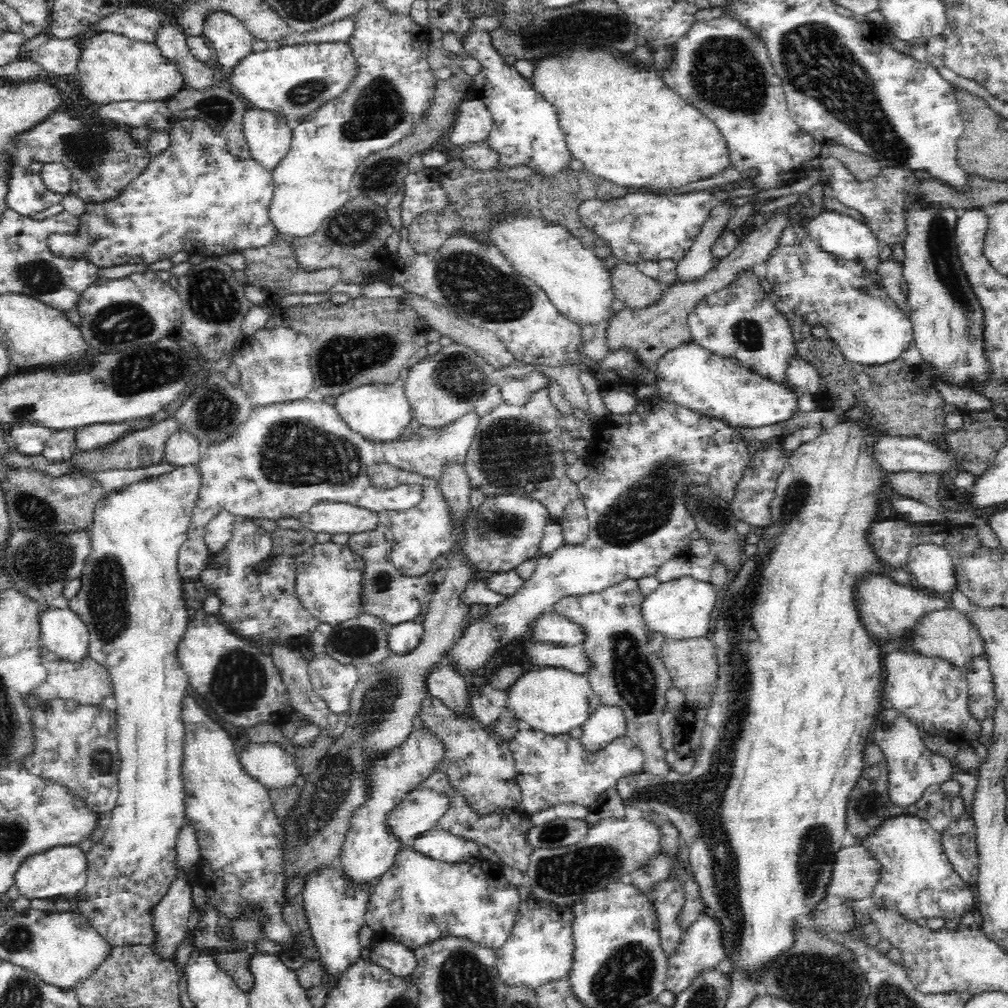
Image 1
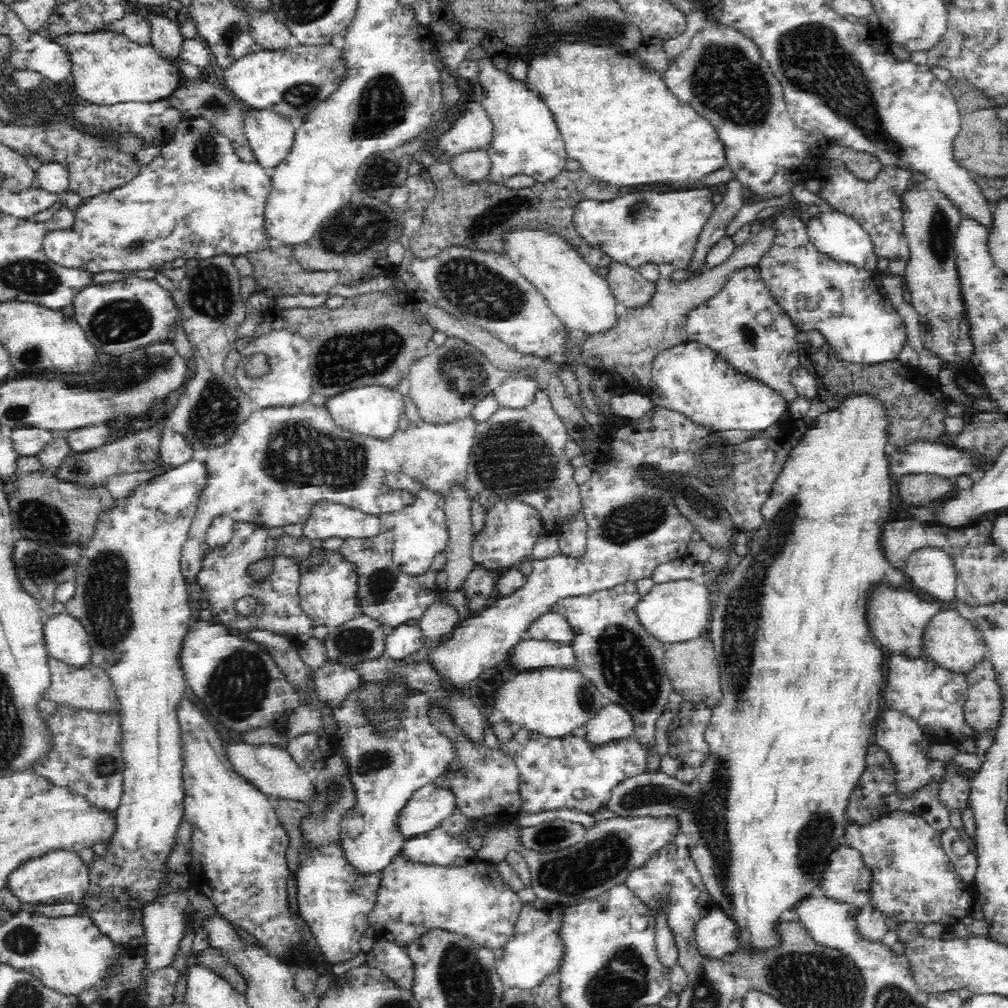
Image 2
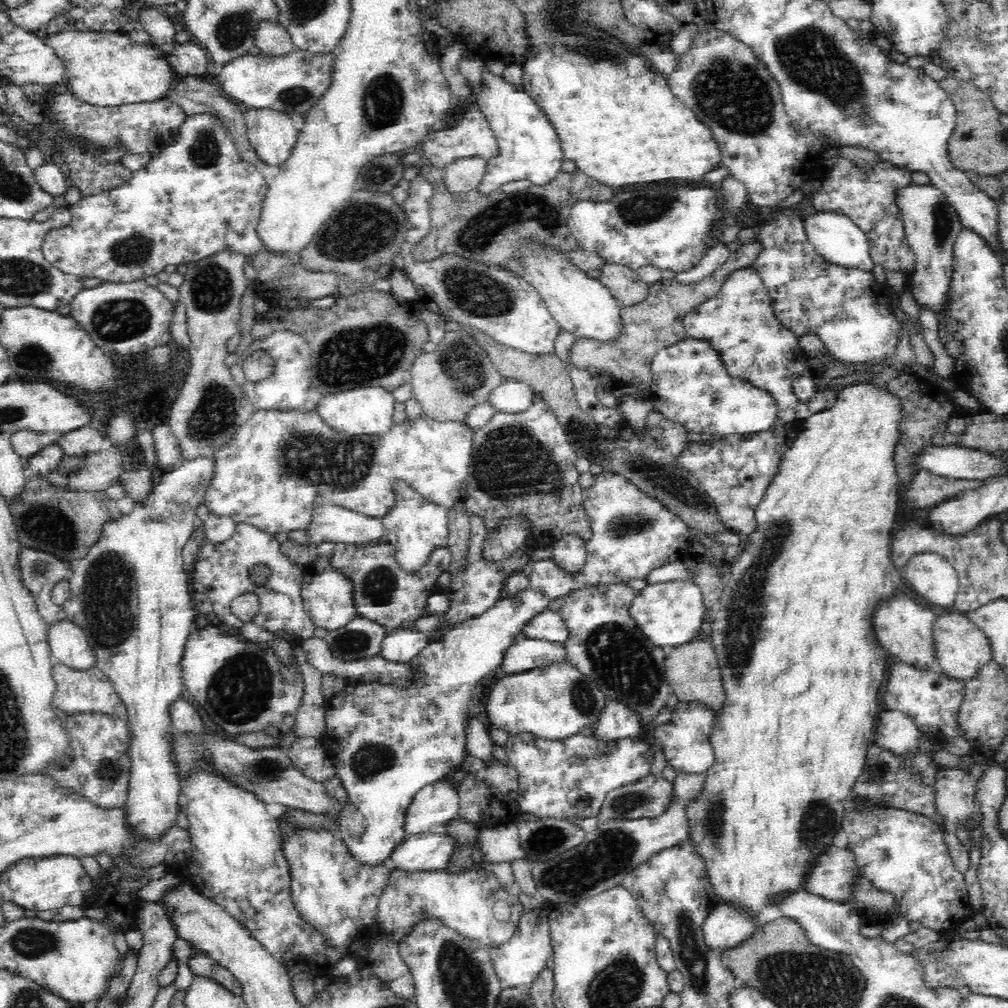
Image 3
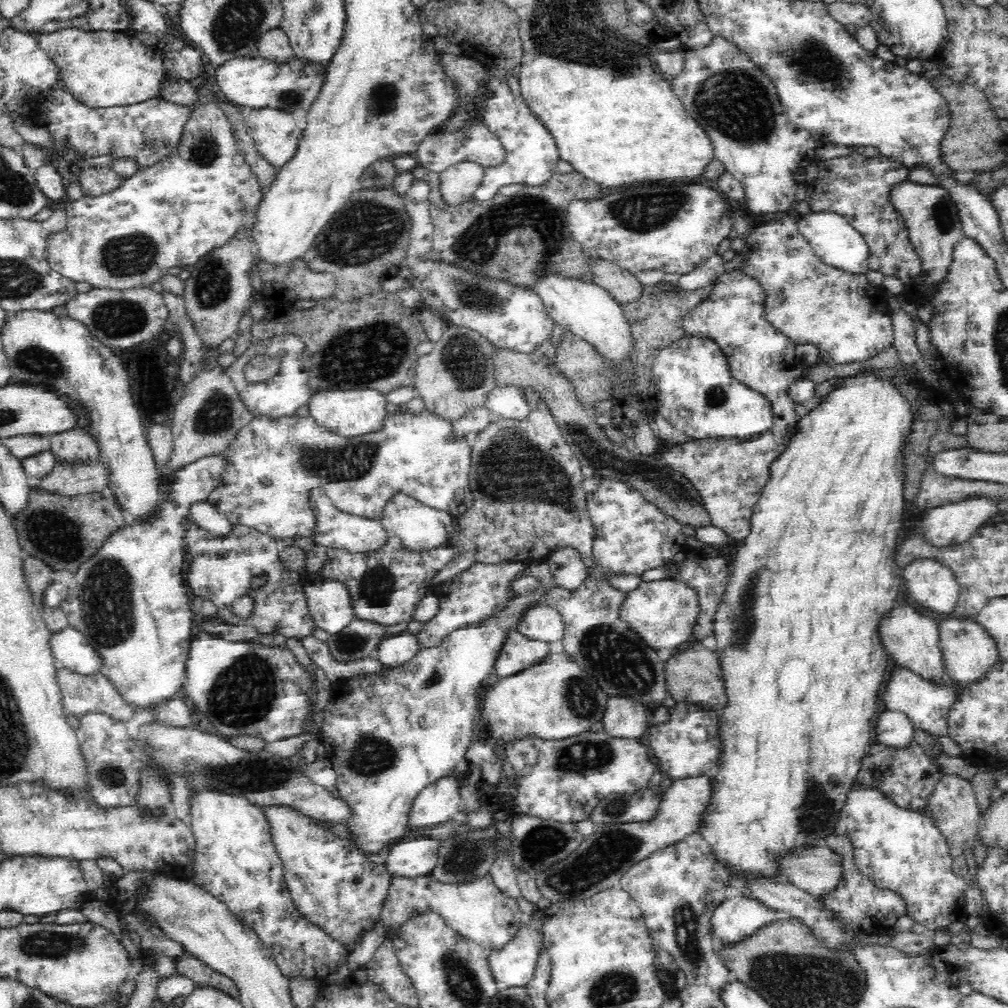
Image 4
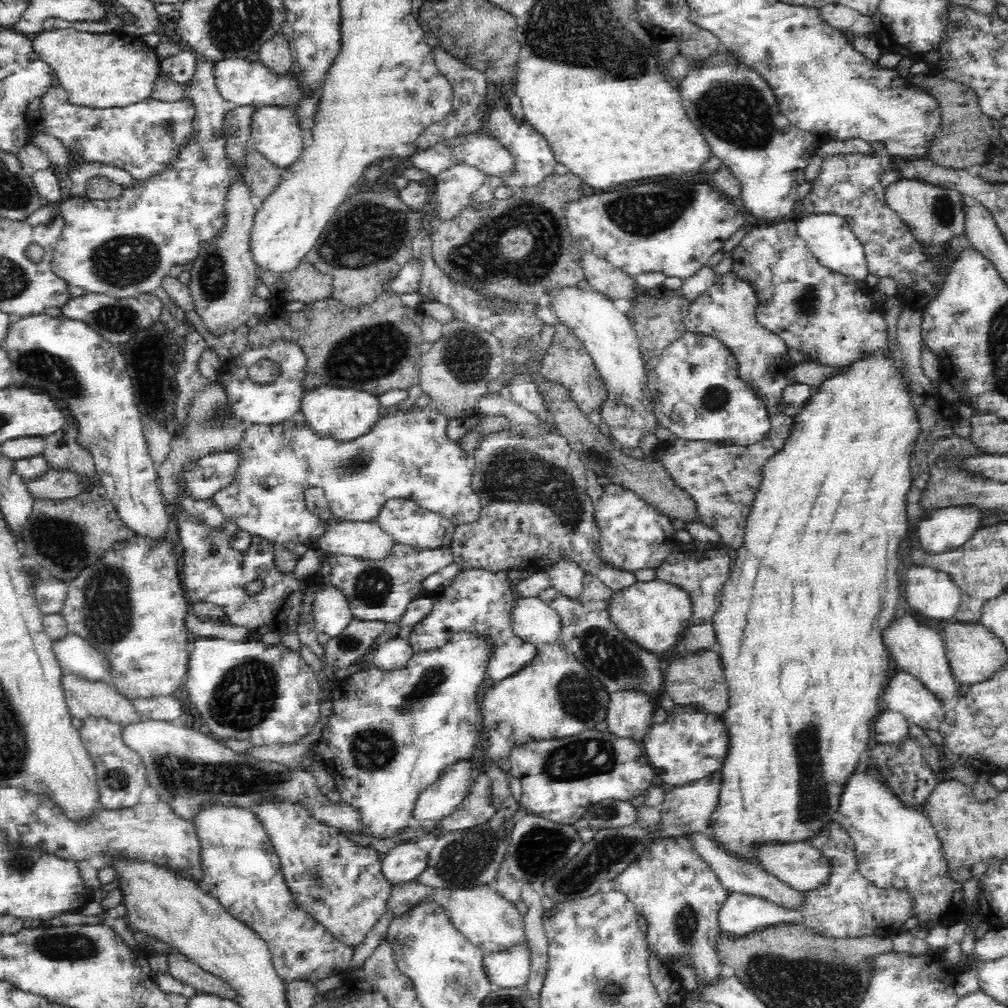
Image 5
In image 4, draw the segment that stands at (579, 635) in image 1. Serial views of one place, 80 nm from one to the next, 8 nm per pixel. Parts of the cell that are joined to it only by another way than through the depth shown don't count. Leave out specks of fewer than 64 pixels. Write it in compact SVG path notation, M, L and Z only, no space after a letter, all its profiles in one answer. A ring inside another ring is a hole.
M544 603L530 608L518 624L518 632L526 638L542 642L560 642L565 634L561 614Z

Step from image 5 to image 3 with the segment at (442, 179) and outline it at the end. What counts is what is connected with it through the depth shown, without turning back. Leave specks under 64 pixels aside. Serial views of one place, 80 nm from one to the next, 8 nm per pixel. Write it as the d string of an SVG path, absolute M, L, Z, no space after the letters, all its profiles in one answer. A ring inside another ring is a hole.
M482 155L453 160L445 167L445 184L452 192L474 190L482 183L488 161Z

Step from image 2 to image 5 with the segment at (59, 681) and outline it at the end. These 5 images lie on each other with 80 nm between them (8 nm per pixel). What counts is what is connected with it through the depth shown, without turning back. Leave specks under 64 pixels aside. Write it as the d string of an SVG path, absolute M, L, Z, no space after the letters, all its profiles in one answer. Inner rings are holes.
M66 674L61 676L61 687L65 692L67 709L74 718L84 720L86 717L104 716L124 726L140 722L141 714L134 703L108 681L90 681Z

